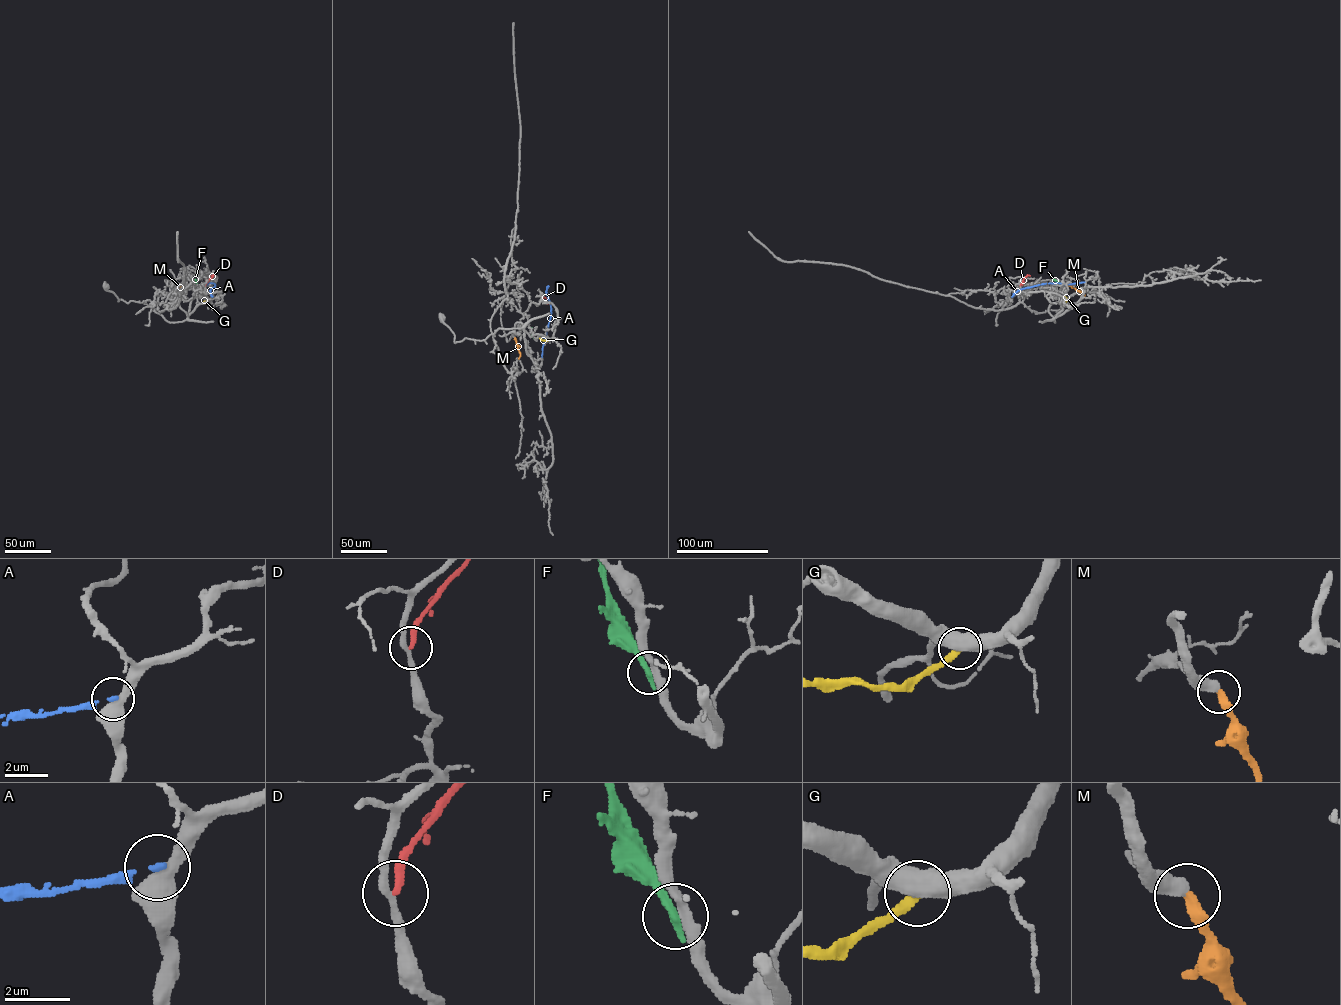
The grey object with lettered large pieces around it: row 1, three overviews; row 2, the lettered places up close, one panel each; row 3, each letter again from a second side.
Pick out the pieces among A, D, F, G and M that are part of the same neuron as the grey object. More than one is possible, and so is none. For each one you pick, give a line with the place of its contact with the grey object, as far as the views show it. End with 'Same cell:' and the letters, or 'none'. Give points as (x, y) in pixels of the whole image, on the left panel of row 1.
M: contact (178, 287)
Same cell: M

